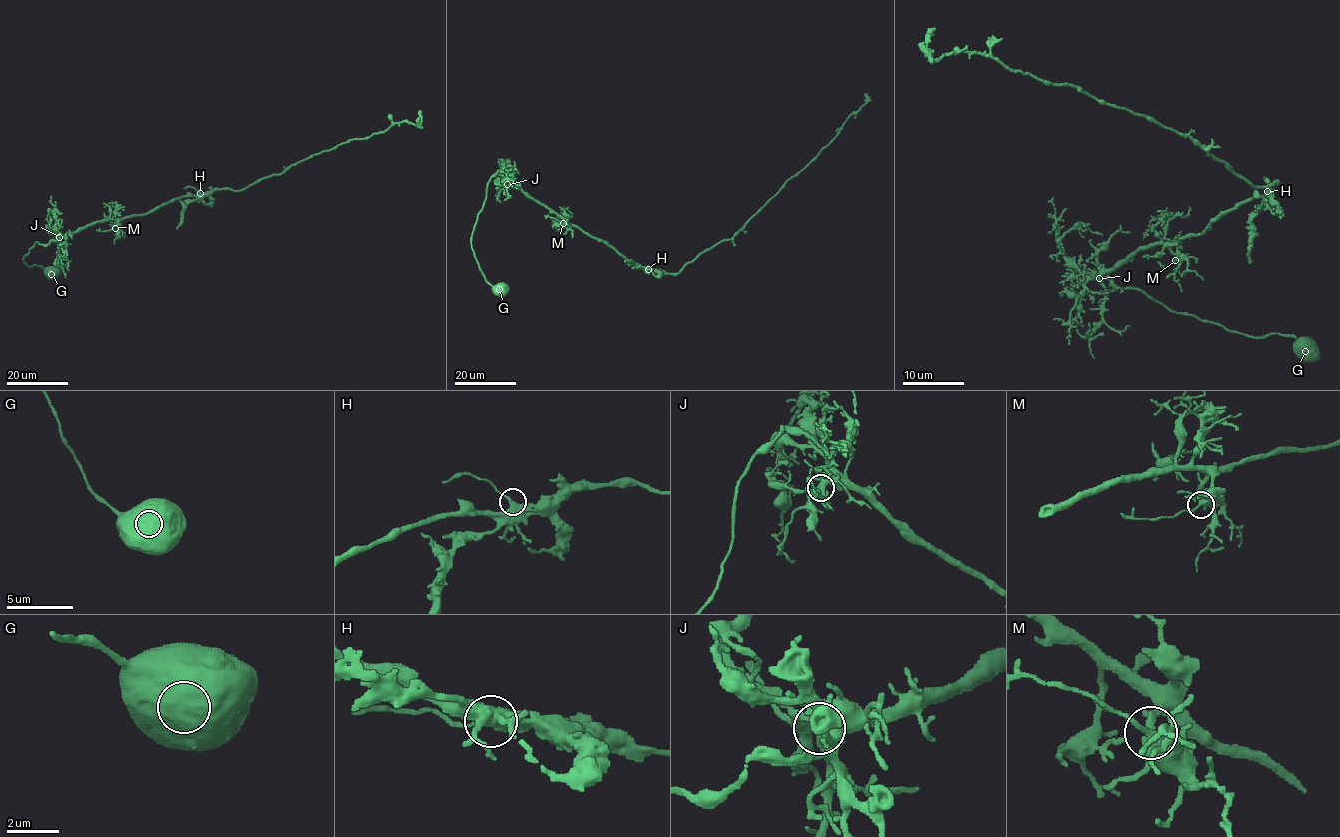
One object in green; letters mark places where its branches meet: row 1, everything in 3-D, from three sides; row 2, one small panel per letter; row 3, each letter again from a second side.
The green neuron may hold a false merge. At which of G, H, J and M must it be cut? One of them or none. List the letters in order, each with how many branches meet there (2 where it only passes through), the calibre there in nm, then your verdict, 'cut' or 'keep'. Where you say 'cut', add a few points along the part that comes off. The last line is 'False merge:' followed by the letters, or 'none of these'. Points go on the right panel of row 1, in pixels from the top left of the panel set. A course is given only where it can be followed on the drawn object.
G: branches 1; calibre 1150 nm; keep
H: branches 2; calibre 420 nm; keep
J: branches 3; calibre 360 nm; keep
M: branches 2; calibre 420 nm; keep
False merge: none of these

